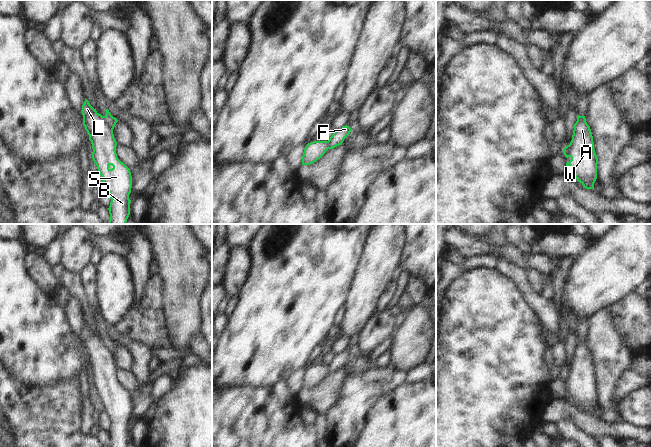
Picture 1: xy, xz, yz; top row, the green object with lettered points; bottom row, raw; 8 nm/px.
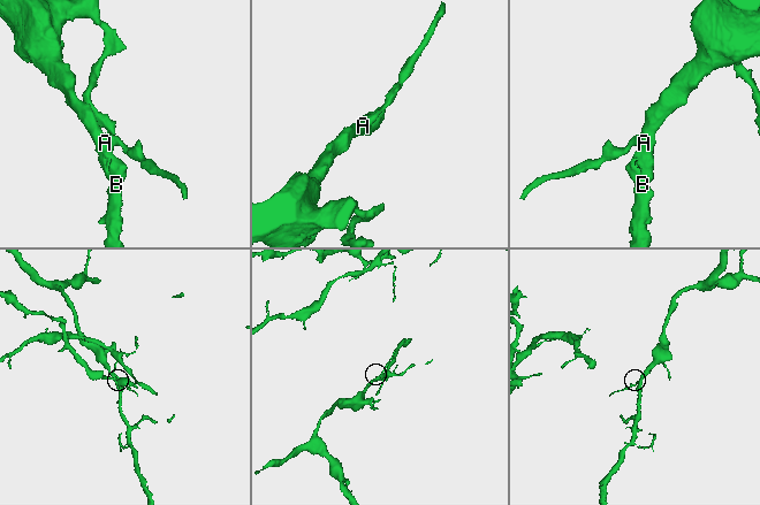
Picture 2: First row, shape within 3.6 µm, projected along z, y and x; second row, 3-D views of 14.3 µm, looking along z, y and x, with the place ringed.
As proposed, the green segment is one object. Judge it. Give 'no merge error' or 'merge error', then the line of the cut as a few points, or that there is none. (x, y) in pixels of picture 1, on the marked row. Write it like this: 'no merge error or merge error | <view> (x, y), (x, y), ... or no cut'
merge error | xy (101, 116), (103, 121), (112, 130)

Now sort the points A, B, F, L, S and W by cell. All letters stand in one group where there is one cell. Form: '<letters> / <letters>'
A B L S W / F

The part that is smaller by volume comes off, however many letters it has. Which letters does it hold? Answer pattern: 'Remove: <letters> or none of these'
Remove: F

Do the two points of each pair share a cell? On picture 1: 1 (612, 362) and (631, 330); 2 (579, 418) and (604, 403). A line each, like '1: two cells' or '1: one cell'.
1: two cells
2: two cells

